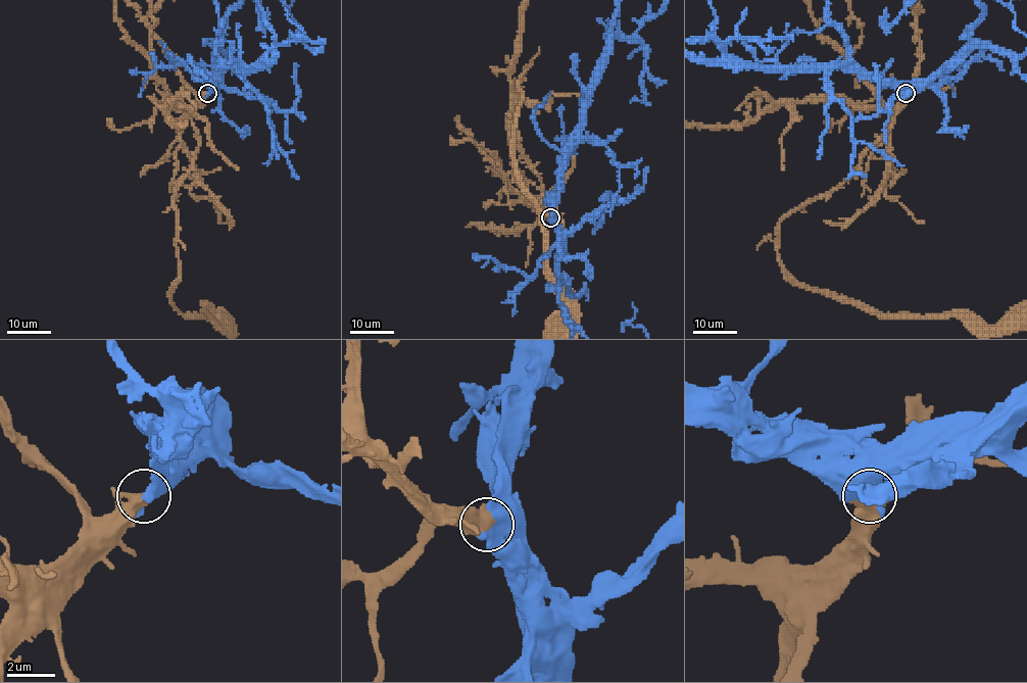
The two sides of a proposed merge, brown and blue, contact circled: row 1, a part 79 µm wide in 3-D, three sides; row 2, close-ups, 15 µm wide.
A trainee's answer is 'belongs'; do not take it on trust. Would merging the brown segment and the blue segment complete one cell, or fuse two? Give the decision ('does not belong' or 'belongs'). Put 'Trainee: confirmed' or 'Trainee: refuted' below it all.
belongs
Trainee: confirmed

